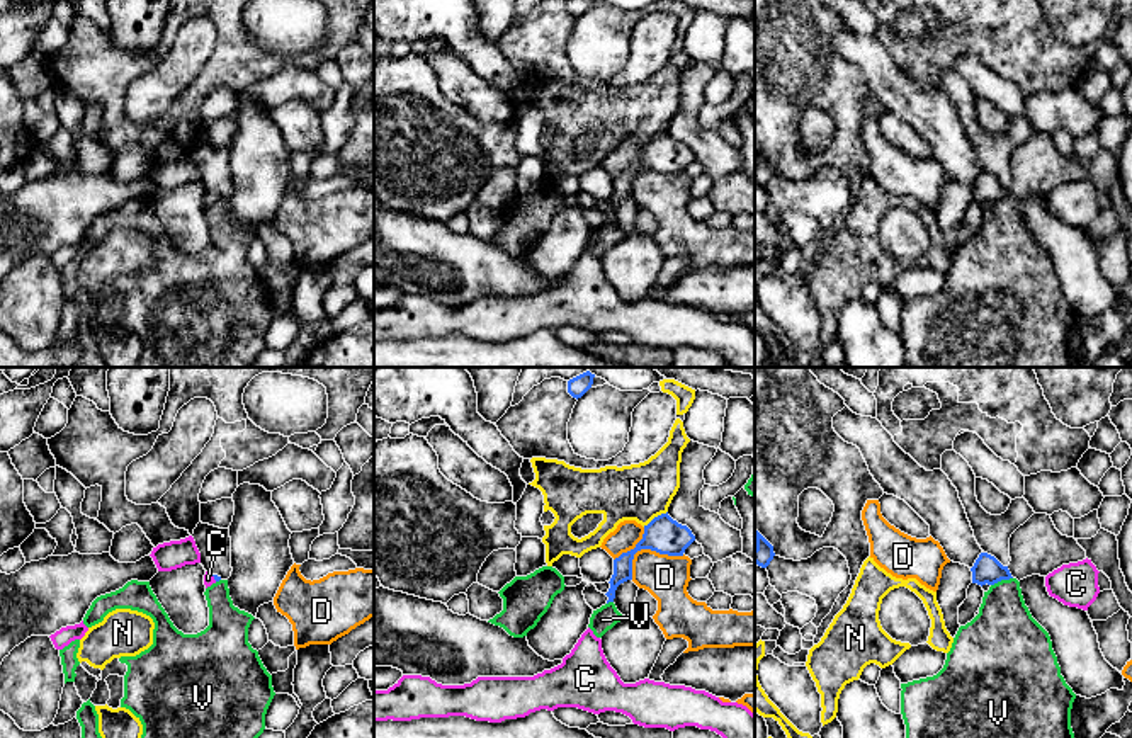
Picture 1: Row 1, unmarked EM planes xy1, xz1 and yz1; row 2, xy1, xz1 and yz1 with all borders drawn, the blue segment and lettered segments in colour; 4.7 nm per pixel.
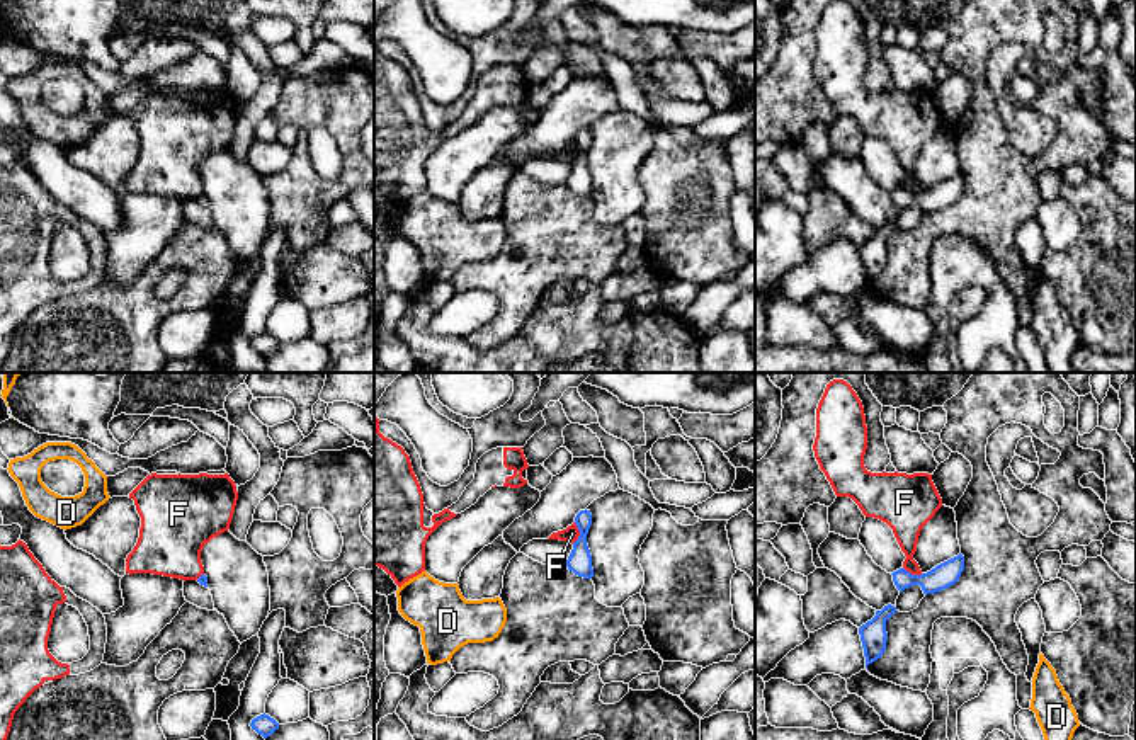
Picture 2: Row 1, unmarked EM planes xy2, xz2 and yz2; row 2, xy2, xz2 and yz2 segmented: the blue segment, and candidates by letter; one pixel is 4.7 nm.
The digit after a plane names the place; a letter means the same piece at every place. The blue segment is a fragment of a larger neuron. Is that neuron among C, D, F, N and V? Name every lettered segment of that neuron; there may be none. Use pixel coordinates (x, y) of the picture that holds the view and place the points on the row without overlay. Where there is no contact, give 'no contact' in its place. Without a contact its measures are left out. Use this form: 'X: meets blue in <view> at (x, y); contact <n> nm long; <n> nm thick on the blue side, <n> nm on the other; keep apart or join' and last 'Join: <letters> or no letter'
C: meets blue in xy1 at (215, 198); contact 40 nm long; 20 nm thick on the blue side, 50 nm on the other; join
D: meets blue in xz1 at (646, 167); contact 280 nm long; 170 nm thick on the blue side, 220 nm on the other; keep apart
F: meets blue in xz2 at (580, 152); contact 110 nm long; 120 nm thick on the blue side, 70 nm on the other; keep apart
N: meets blue in xz1 at (655, 136); contact 140 nm long; 170 nm thick on the blue side, 280 nm on the other; keep apart
V: meets blue in yz1 at (1001, 198); contact 110 nm long; 130 nm thick on the blue side, 300 nm on the other; keep apart
Join: C

